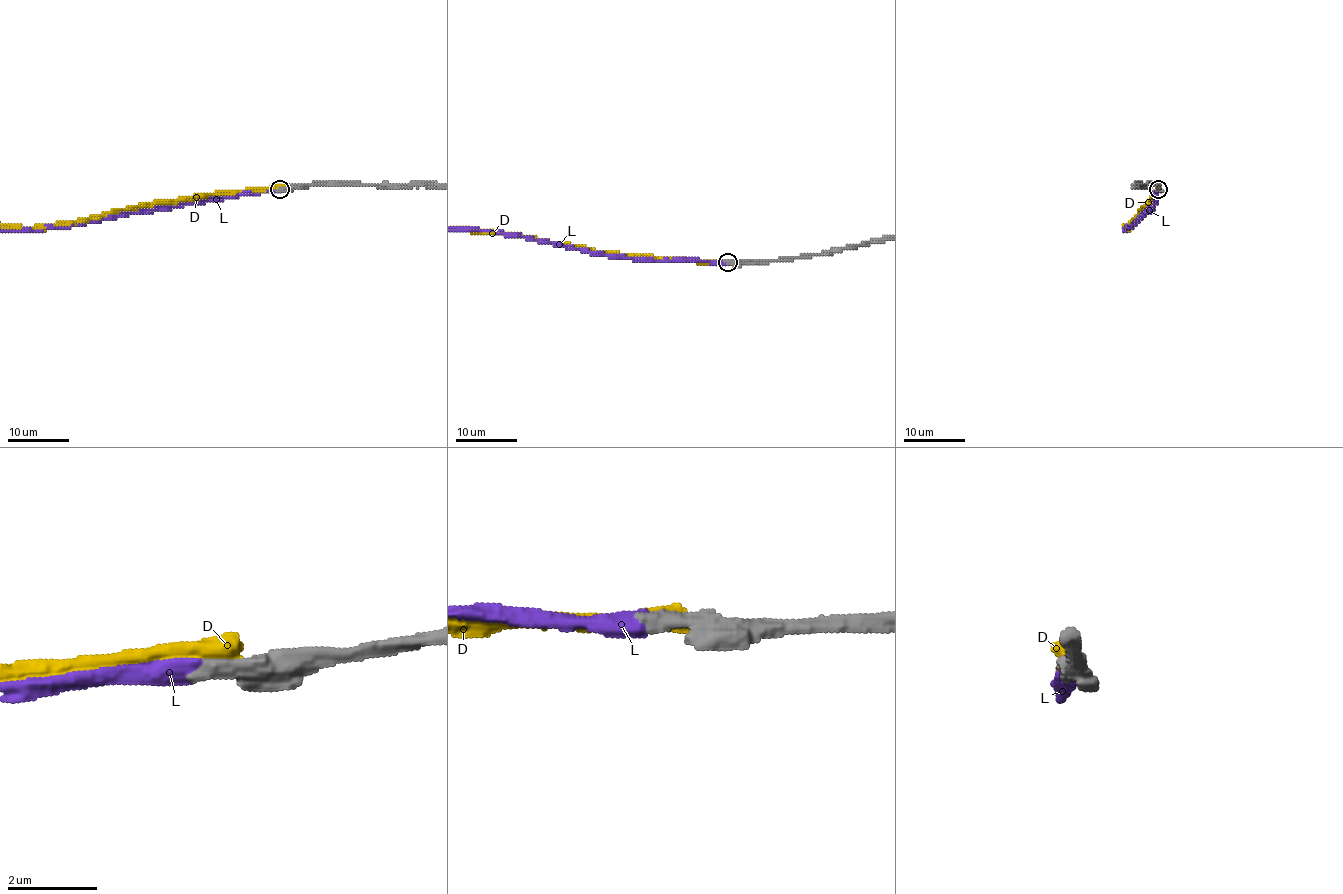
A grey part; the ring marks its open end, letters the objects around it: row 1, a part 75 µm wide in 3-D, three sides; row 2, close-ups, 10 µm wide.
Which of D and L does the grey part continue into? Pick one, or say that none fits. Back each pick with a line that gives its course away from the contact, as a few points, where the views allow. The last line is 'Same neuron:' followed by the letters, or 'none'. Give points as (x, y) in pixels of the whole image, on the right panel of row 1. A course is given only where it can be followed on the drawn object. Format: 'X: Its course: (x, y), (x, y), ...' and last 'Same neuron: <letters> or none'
L: Its course: (1157, 189), (1125, 231), (1105, 231), (1234, 228), (1214, 199), (1231, 68)
Same neuron: L

